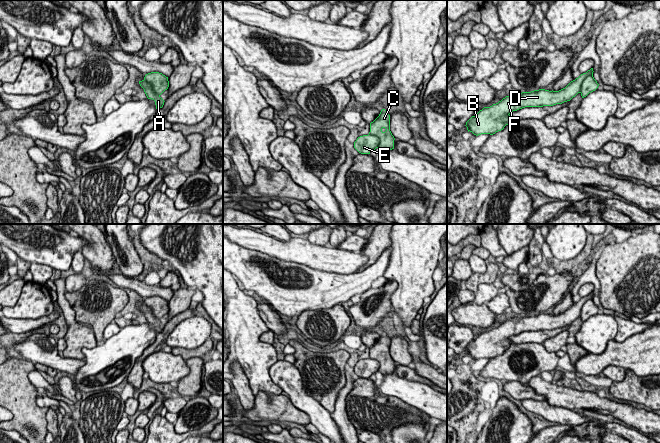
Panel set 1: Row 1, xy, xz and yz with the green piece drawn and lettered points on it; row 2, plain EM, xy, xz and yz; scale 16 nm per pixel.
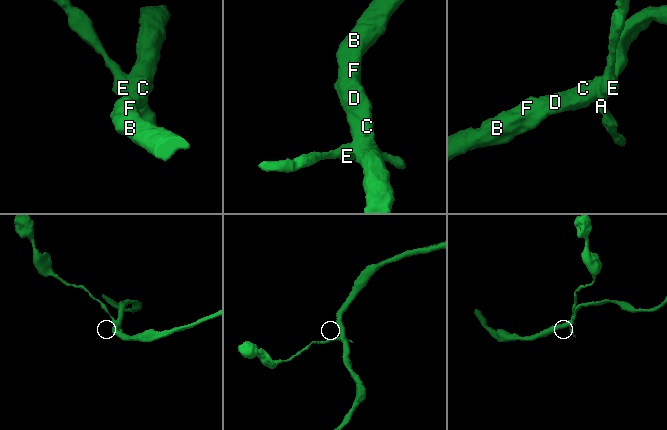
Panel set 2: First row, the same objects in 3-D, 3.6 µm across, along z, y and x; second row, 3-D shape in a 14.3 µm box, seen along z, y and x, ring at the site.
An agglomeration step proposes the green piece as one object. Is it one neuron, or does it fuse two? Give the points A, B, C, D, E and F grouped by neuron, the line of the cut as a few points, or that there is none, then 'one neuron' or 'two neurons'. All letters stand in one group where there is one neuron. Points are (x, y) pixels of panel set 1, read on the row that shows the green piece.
groups A E / B C D F; cut yz (592, 74), (589, 74), (584, 79), (579, 92); two neurons

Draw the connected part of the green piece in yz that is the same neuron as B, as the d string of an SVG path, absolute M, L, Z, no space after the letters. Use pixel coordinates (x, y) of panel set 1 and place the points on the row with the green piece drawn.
M591 68L559 91L539 89L522 92L521 94L513 92L498 103L490 107L484 107L475 116L471 117L465 126L468 132L470 131L476 136L481 134L493 135L503 130L510 123L512 118L509 114L513 111L525 107L553 106L570 101L580 93L582 82L587 76L593 75L593 72L593 68Z

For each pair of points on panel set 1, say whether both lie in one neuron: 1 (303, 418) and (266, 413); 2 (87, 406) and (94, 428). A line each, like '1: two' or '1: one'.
1: one
2: one

